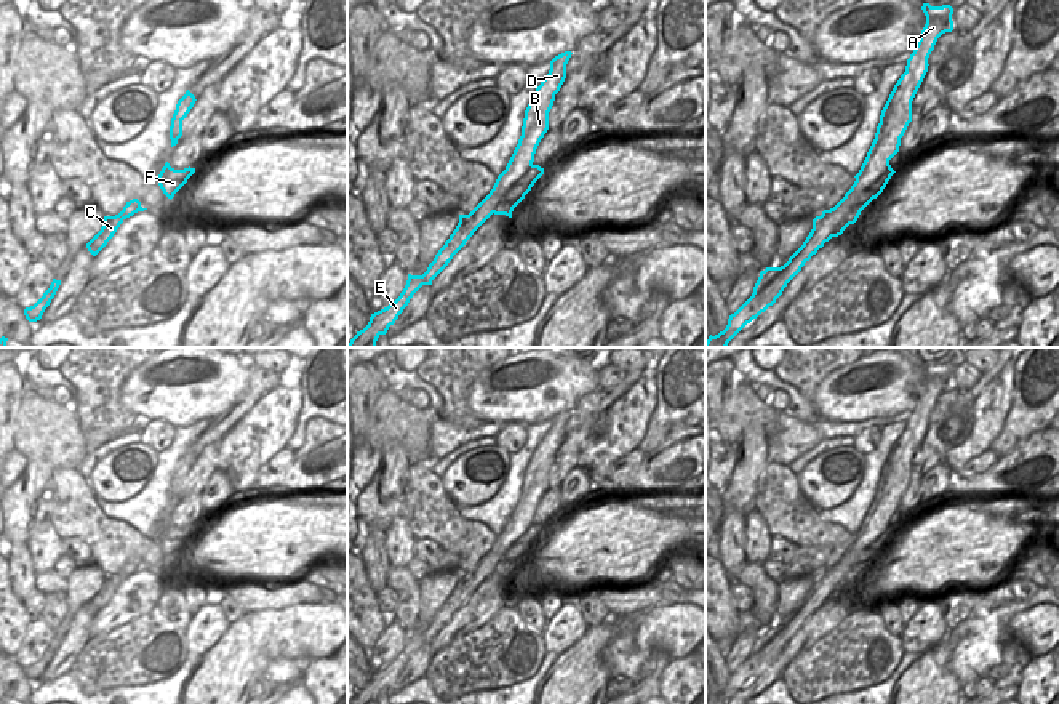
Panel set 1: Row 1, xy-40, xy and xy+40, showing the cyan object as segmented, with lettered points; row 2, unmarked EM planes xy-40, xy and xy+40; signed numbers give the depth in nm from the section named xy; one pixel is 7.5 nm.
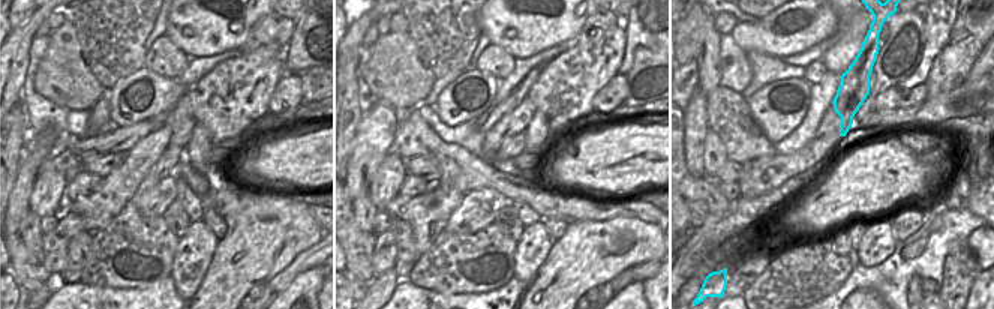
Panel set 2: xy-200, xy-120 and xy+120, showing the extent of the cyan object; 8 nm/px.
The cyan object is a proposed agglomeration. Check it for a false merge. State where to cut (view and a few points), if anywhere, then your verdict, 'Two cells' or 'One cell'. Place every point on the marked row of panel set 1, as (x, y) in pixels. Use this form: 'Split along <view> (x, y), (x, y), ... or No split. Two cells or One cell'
No split. One cell.

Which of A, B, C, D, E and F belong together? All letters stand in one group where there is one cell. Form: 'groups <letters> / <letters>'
groups A B C D E F

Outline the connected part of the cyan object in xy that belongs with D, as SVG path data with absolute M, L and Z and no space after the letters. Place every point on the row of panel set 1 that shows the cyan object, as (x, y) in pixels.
M565 51L550 61L549 74L536 88L525 110L518 144L490 194L469 215L459 215L456 229L438 250L427 271L422 275L408 274L406 285L400 296L387 307L371 314L368 325L357 331L347 347L376 347L378 338L386 335L389 327L395 323L413 295L422 285L432 285L432 280L448 266L453 256L493 213L512 218L514 208L544 174L544 168L533 163L534 154L549 130L549 112L553 106L555 94L566 78L566 64L571 54L571 51Z

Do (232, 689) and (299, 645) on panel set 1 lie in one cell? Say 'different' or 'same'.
same

